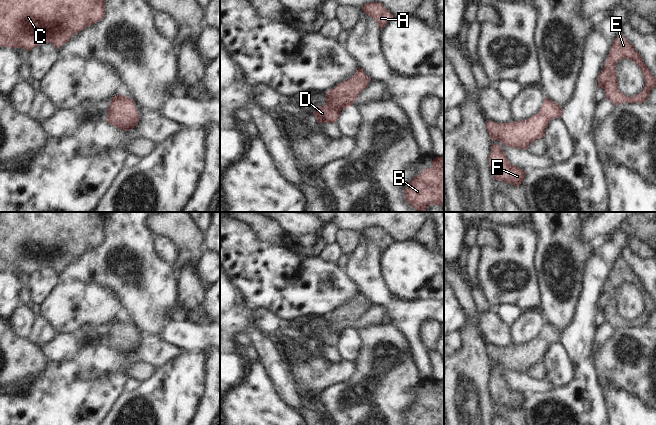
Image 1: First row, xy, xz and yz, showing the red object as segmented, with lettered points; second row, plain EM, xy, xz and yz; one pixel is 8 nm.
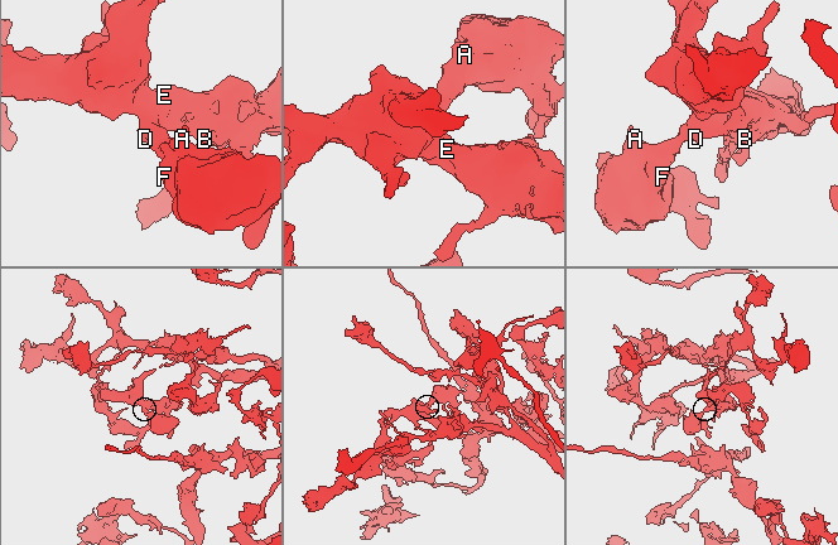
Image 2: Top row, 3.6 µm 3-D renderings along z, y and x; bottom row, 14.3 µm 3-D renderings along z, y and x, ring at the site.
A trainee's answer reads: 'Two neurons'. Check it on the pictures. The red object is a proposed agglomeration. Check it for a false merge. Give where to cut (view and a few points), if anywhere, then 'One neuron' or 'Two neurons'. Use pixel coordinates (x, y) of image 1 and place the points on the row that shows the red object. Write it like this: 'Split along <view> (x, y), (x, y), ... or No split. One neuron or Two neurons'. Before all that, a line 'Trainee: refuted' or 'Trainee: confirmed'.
Trainee: refuted
No split. One neuron

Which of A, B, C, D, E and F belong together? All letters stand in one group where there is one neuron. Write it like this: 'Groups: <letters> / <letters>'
Groups: A B C D E F

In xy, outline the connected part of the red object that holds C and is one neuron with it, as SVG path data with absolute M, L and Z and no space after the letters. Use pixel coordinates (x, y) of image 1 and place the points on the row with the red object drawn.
M0 0L0 47L30 51L42 43L51 43L58 50L86 27L105 17L105 0Z

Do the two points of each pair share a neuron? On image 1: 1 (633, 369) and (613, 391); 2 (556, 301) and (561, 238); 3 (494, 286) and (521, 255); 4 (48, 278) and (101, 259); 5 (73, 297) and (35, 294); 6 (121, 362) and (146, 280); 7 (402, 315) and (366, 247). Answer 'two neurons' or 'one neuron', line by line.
1: two neurons
2: one neuron
3: one neuron
4: two neurons
5: two neurons
6: two neurons
7: one neuron

